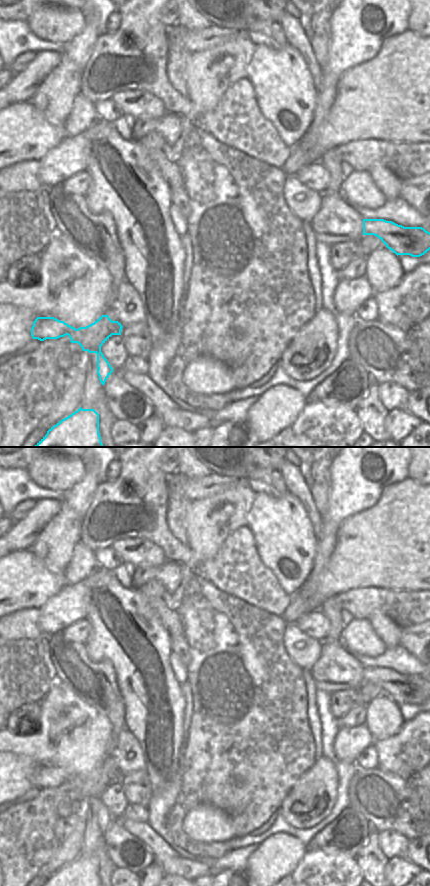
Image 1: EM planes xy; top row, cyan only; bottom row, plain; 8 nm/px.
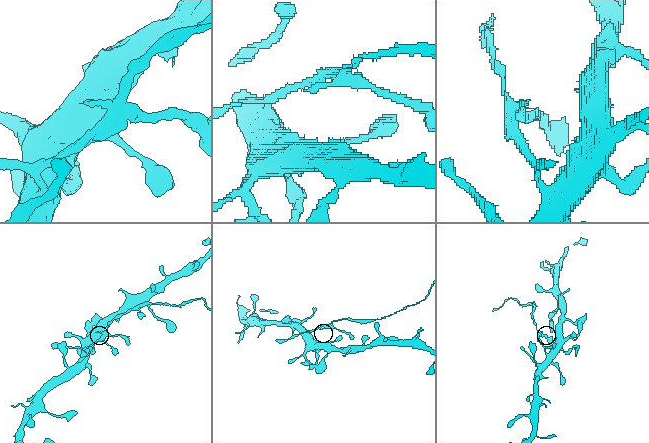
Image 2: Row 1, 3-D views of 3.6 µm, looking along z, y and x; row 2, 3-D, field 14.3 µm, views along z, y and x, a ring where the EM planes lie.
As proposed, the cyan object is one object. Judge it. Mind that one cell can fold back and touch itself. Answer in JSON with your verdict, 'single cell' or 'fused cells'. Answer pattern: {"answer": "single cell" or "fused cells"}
{"answer": "fused cells"}

